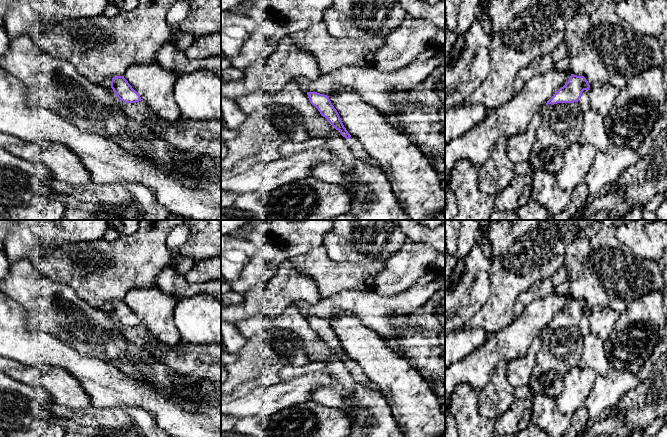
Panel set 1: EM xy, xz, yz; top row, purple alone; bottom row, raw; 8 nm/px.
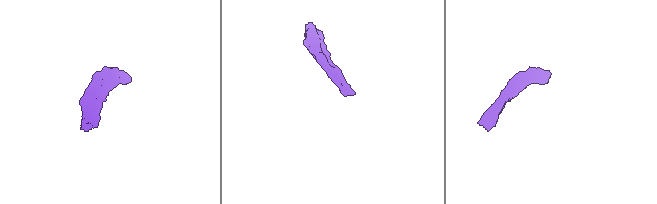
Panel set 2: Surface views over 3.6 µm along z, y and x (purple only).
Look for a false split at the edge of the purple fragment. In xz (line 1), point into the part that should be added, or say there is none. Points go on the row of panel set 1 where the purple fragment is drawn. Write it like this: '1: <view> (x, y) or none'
1: none

